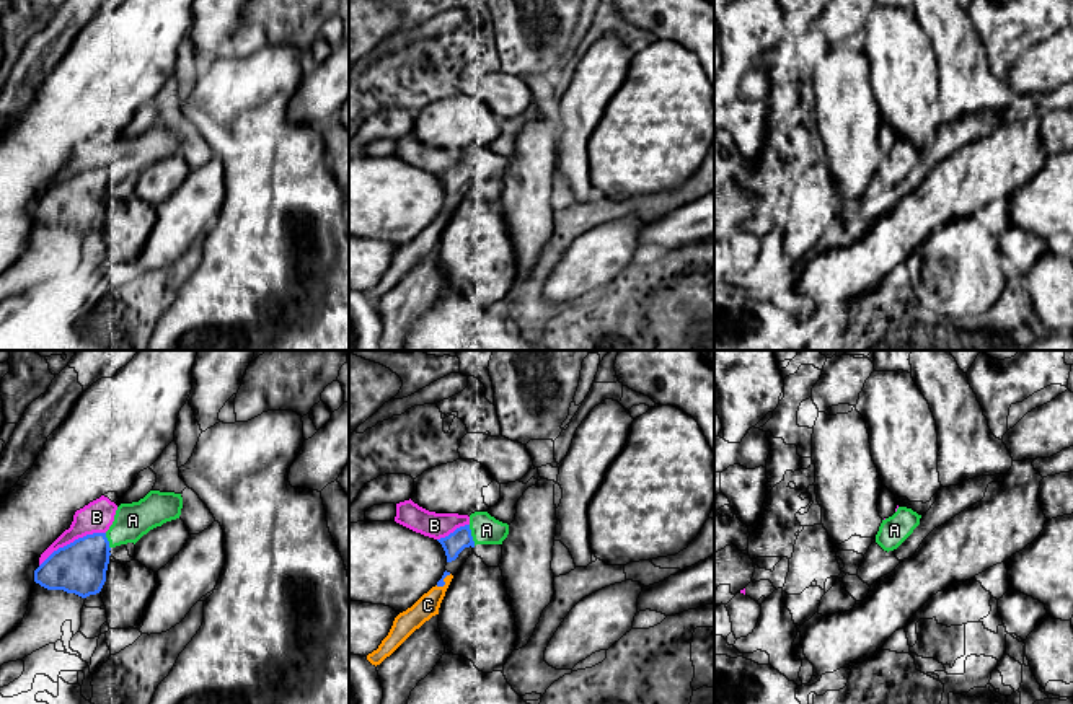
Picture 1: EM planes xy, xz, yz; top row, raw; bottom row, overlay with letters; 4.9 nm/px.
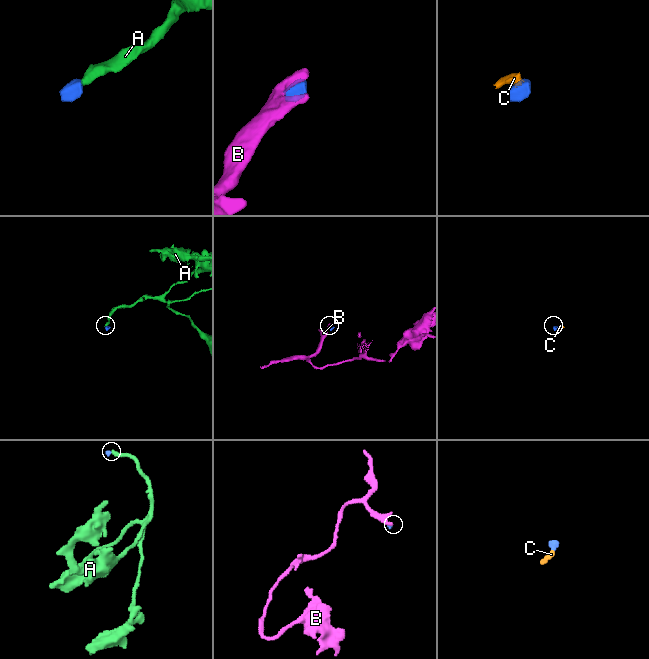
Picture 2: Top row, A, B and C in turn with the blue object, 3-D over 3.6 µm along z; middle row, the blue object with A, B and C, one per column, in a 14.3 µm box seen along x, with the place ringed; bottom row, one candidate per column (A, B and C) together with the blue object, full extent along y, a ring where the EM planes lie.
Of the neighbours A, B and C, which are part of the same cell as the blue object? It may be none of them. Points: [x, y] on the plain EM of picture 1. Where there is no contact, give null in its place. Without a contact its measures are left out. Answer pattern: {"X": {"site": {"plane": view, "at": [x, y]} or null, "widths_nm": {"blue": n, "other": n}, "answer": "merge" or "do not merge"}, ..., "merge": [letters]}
{"A": {"site": {"plane": "xz", "at": [470, 170]}, "widths_nm": {"blue": 100, "other": 140}, "answer": "merge"}, "B": {"site": {"plane": "xy", "at": [74, 176]}, "widths_nm": {"blue": 260, "other": 160}, "answer": "do not merge"}, "C": {"site": {"plane": "xz", "at": [444, 217]}, "widths_nm": {"blue": 40, "other": 110}, "answer": "merge"}, "merge": ["A", "C"]}

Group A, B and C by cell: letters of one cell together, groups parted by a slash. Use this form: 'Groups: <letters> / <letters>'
Groups: A C / B

